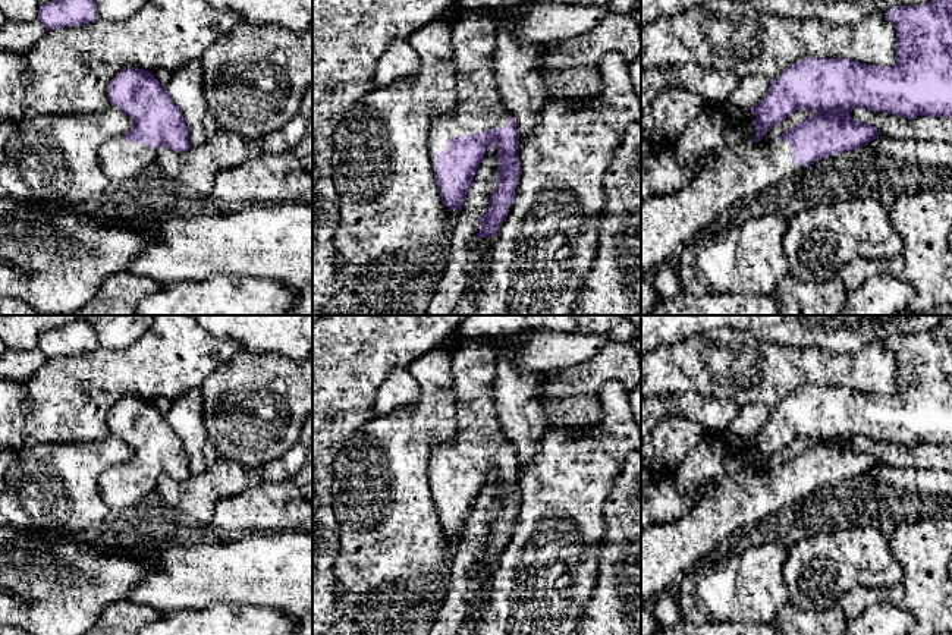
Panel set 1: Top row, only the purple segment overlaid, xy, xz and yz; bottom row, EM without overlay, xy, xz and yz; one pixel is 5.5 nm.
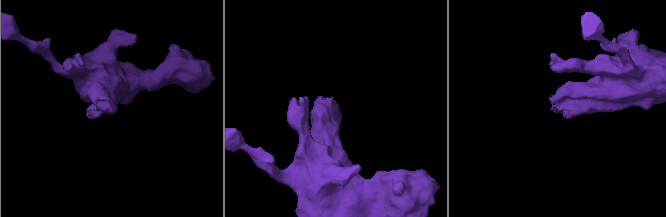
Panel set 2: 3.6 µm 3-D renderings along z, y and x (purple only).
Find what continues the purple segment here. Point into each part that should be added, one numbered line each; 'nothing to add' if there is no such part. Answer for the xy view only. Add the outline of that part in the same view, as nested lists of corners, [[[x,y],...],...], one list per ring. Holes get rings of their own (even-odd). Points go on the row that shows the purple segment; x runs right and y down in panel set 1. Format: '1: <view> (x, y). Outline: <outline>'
1: xy (119, 159). Outline: [[[117,136],[106,141],[98,151],[98,163],[109,180],[125,180],[155,161],[157,150],[145,144],[131,144]]]

